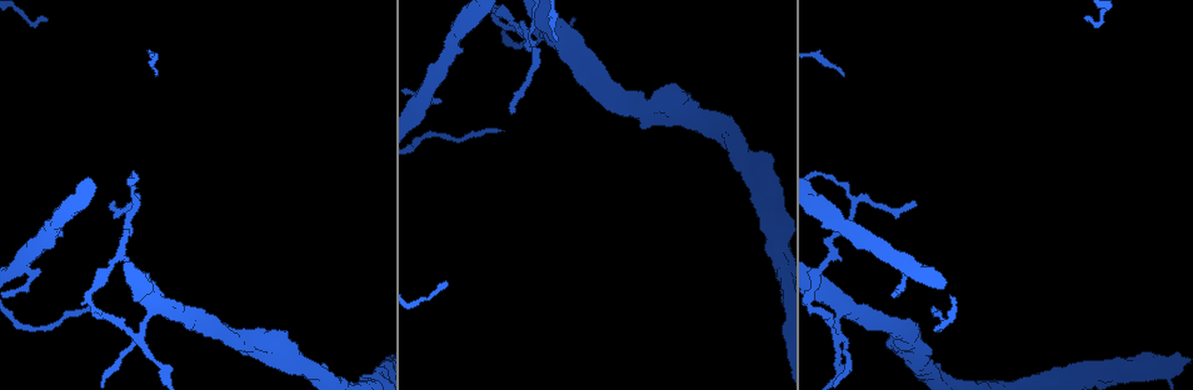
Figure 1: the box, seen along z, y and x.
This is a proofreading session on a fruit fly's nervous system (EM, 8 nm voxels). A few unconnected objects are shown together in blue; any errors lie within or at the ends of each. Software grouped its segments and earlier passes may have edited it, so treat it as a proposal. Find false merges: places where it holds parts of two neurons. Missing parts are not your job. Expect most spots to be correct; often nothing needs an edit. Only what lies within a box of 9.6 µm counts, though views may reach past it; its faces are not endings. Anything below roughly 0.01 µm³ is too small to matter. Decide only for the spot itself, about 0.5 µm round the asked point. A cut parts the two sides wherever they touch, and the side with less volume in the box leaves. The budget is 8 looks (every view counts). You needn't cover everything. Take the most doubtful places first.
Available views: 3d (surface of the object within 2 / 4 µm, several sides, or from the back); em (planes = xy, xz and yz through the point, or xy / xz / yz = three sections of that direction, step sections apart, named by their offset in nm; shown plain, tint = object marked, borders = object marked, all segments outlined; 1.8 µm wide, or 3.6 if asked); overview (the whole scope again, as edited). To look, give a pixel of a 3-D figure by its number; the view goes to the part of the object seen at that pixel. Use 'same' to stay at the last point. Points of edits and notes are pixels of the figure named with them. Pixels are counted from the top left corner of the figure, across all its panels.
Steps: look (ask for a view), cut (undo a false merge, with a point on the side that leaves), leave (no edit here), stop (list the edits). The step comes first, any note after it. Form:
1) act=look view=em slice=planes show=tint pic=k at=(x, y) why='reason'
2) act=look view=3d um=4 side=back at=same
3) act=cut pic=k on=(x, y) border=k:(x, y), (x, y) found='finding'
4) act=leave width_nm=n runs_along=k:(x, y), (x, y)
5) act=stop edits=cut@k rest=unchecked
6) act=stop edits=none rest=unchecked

act=look view=em slice=xz step=8 show=tint pic=1 at=(542, 36) why='four-way junction'

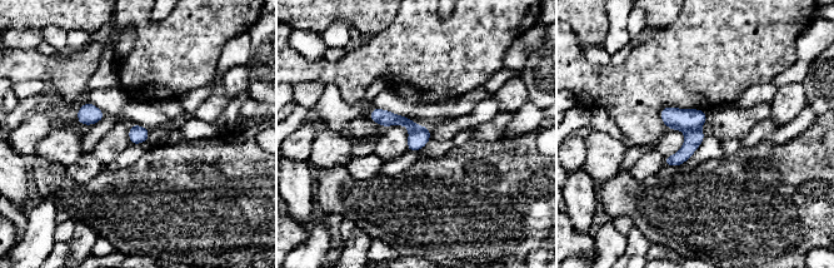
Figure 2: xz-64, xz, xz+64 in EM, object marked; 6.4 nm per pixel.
act=cut pic=2 on=(685, 120) width_nm=120 found='a second neuron is stuck on'

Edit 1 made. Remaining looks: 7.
act=look view=overview why='redraw'

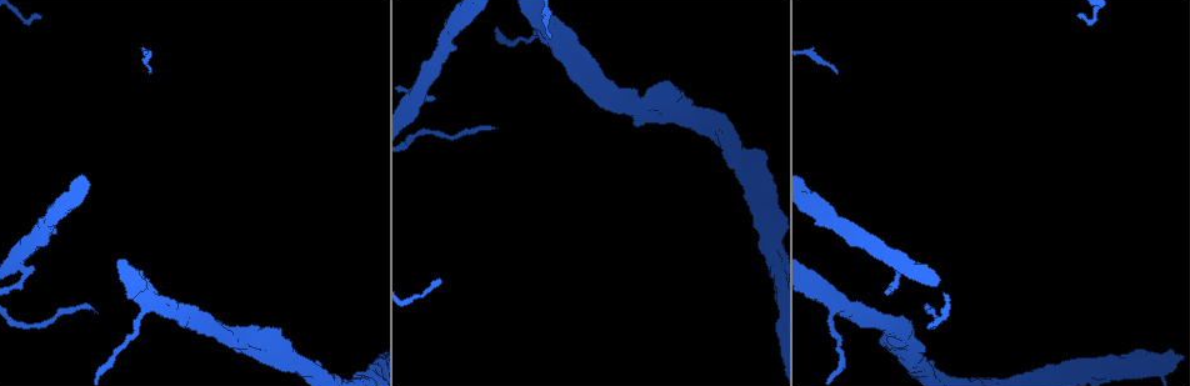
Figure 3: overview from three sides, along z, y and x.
act=look view=em um=3.6 slice=planes show=tint pic=3 at=(680, 108)

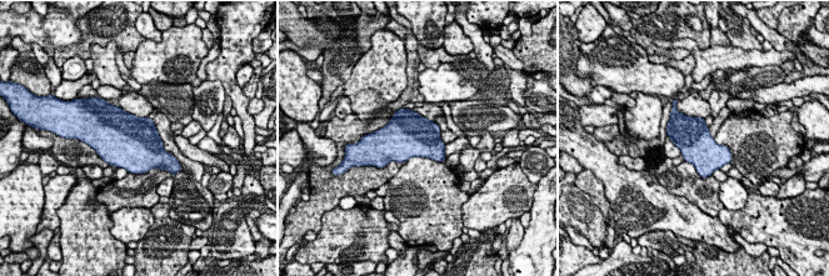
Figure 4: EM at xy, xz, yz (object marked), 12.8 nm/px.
act=leave width_nm=480 found='continuous, no second neuron'

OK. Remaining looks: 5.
act=stop edits=cut@2 rest=unchecked

